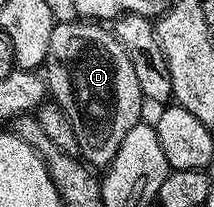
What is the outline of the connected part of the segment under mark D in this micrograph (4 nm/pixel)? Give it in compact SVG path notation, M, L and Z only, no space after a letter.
M90 19L59 21L48 39L44 80L49 96L66 112L78 140L78 153L87 166L105 167L112 163L124 135L139 124L144 106L140 83L128 51L105 24Z

